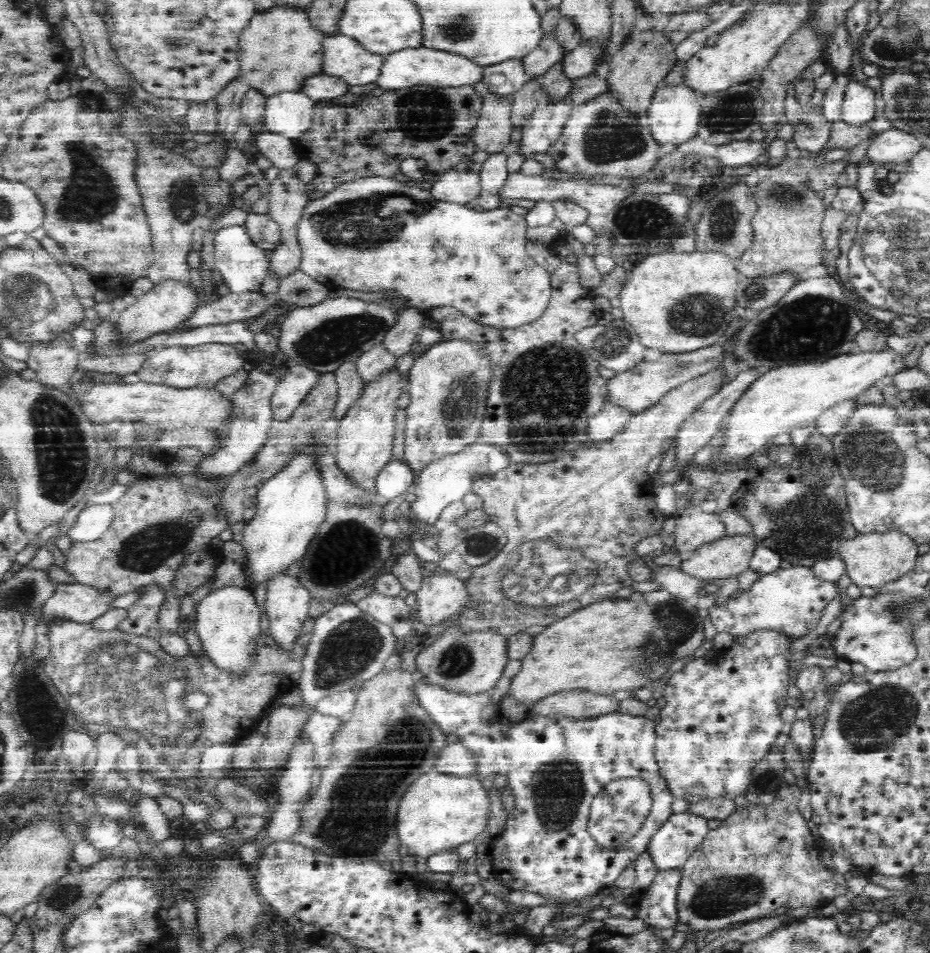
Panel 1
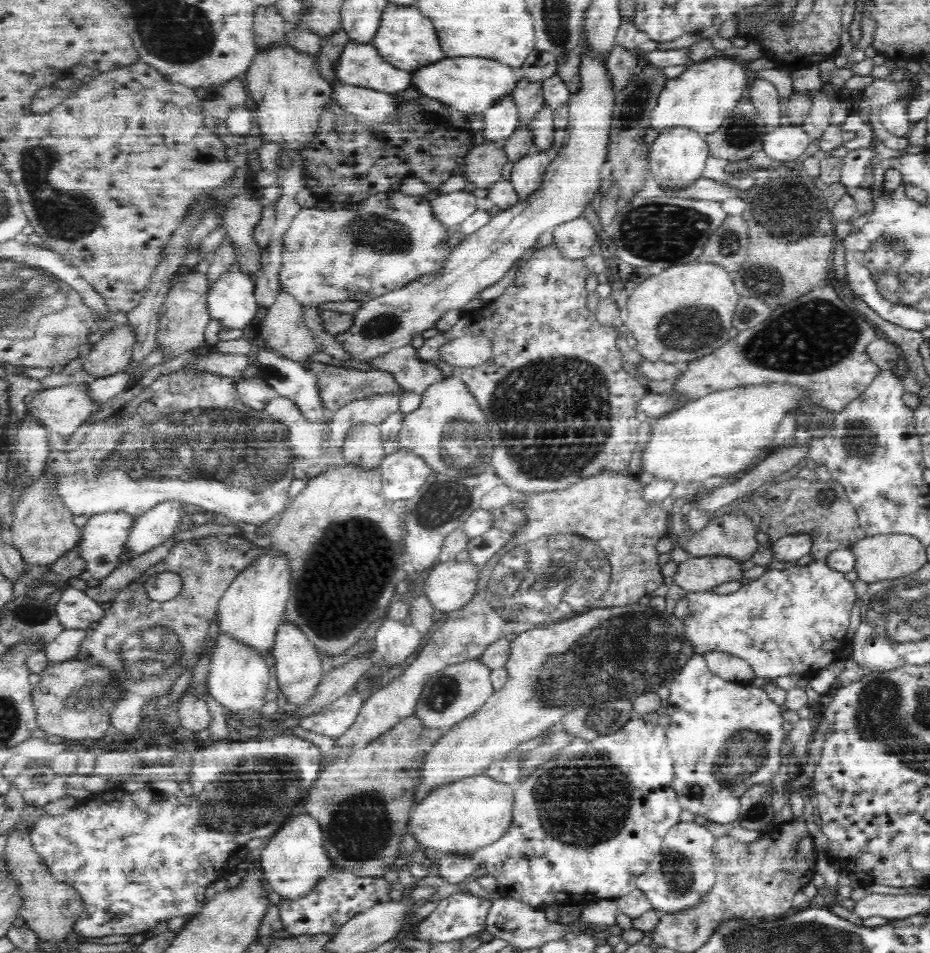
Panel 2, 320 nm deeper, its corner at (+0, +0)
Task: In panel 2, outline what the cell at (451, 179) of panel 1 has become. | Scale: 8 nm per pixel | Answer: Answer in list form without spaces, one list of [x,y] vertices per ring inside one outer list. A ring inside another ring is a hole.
[[[460,190],[438,195],[430,201],[430,204],[437,219],[452,228],[464,222],[478,210],[476,206],[478,197],[475,197],[470,191]]]

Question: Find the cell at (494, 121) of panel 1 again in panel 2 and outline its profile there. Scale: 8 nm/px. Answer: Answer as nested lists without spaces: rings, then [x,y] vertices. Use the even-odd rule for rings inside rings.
[[[484,142],[466,156],[463,176],[476,188],[489,188],[502,178],[502,166],[508,162],[502,145]]]

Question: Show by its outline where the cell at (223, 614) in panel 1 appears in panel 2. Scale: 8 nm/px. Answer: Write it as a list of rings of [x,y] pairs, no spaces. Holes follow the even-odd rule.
[[[220,638],[213,649],[207,677],[208,693],[216,702],[220,702],[225,712],[233,712],[244,719],[249,719],[244,714],[254,712],[255,719],[257,714],[260,715],[262,706],[266,704],[264,696],[268,692],[270,682],[270,670],[264,656],[258,654],[253,647],[234,642],[232,638]]]

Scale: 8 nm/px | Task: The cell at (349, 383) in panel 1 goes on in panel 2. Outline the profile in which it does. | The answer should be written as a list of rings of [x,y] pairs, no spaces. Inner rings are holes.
[[[375,424],[352,426],[352,430],[346,434],[342,449],[343,460],[357,462],[357,466],[365,466],[365,470],[379,466],[386,456],[380,429]]]

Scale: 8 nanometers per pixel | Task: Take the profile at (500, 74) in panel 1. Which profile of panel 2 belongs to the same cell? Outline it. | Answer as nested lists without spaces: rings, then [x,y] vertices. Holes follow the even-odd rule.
[[[510,94],[494,102],[494,106],[482,114],[484,141],[488,143],[501,145],[514,134],[520,124],[517,106]]]

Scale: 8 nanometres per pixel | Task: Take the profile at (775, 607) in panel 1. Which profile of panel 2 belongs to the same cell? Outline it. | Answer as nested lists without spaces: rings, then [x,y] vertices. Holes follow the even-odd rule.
[[[812,562],[808,566],[790,567],[785,570],[768,570],[757,579],[752,579],[748,584],[742,585],[740,590],[732,592],[732,594],[716,594],[712,591],[686,593],[674,604],[673,615],[676,618],[682,620],[682,625],[686,627],[686,641],[693,646],[693,651],[696,655],[706,654],[706,652],[727,652],[738,656],[738,658],[744,659],[753,670],[753,676],[756,678],[767,678],[774,680],[778,677],[785,677],[788,675],[803,675],[808,679],[812,677],[820,669],[825,669],[826,666],[832,664],[834,661],[841,659],[841,639],[847,636],[849,630],[851,612],[853,610],[853,604],[855,603],[856,591],[850,581],[848,581],[844,575],[840,576],[840,573],[836,573],[827,566],[827,562]]]

